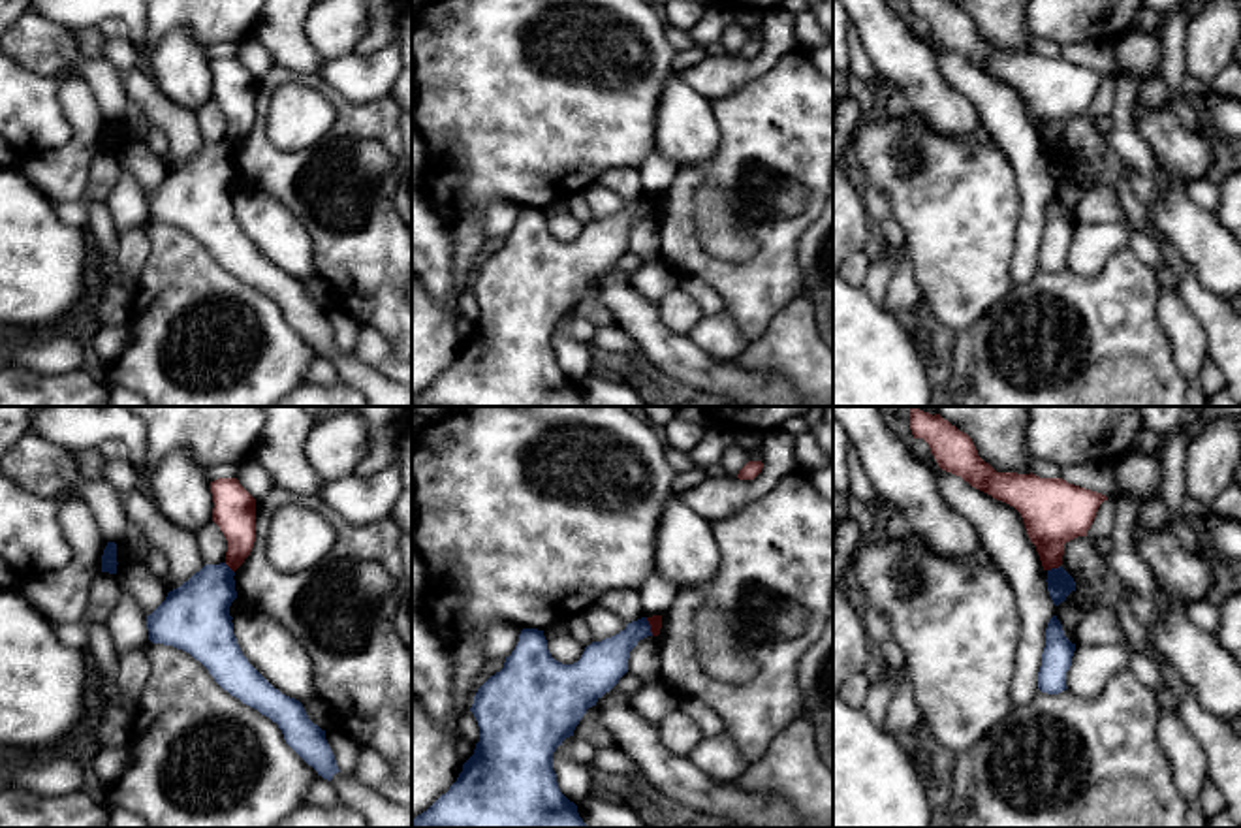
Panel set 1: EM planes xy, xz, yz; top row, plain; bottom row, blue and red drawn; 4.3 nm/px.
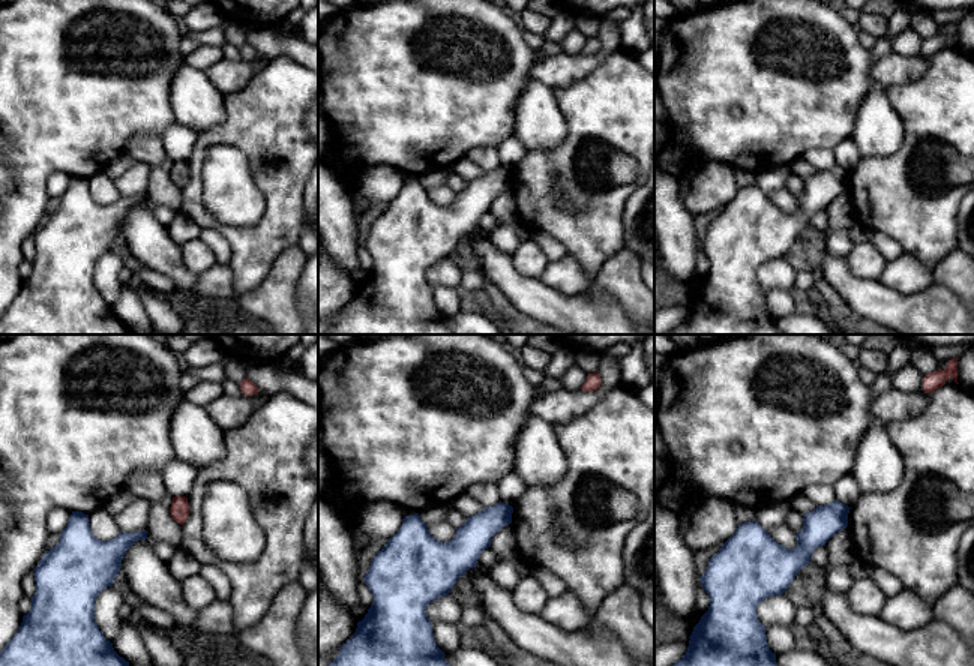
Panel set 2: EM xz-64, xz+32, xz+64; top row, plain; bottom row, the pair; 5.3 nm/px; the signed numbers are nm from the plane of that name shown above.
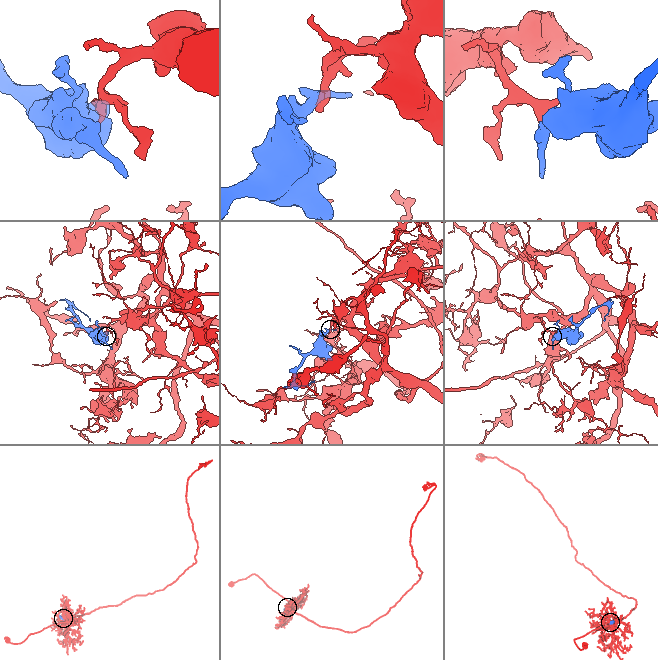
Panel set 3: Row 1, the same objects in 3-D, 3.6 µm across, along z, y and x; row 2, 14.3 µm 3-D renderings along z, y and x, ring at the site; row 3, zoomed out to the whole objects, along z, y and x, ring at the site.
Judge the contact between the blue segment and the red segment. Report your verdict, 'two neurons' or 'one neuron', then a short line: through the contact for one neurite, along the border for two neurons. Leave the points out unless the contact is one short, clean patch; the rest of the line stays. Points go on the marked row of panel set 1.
two neurons | xz (645, 618), (653, 635)

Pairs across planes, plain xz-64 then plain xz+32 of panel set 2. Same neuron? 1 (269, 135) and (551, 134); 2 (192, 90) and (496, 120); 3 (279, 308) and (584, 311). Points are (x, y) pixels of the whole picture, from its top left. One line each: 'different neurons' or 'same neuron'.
1: different neurons
2: different neurons
3: different neurons

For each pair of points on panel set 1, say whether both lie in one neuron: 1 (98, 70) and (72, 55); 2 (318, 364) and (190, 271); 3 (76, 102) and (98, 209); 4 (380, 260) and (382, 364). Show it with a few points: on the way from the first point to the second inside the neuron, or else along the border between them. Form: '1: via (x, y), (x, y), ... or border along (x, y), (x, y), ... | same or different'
1: via (93, 70), (78, 61) | same
2: border along (316, 352), (305, 381) | different
3: via (81, 128), (78, 185) | same
4: border along (363, 322), (371, 324), (386, 339), (392, 354) | different

